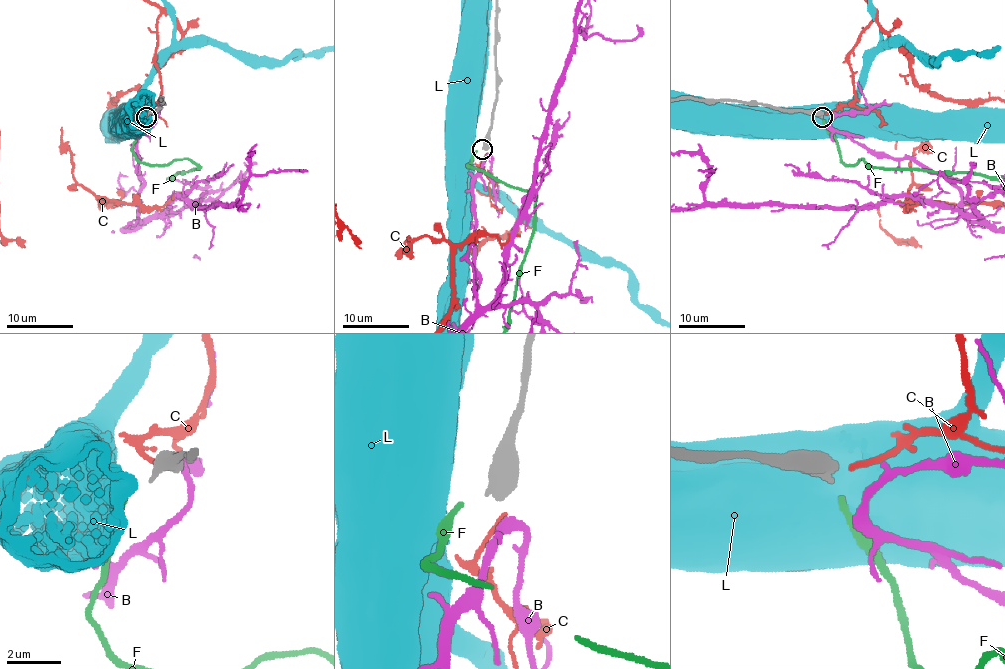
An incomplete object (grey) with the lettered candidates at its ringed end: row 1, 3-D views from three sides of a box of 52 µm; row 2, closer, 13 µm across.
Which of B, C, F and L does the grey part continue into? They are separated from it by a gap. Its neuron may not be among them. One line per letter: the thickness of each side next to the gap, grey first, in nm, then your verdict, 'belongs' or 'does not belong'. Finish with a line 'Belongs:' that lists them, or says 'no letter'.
B: calibres 360 and 260 nm; does not belong
C: calibres 360 and 150 nm; does not belong
F: calibres 360 and 180 nm; belongs
L: calibres 360 and 800 nm; does not belong
Belongs: F

